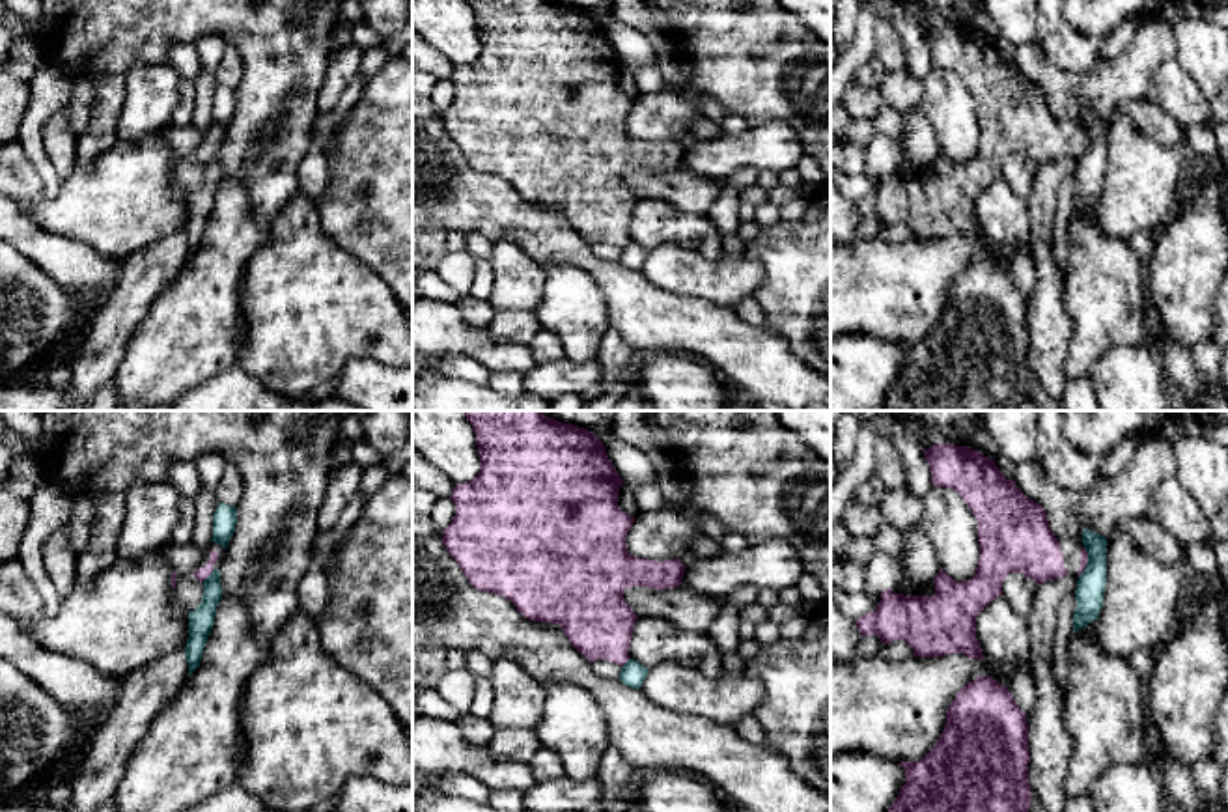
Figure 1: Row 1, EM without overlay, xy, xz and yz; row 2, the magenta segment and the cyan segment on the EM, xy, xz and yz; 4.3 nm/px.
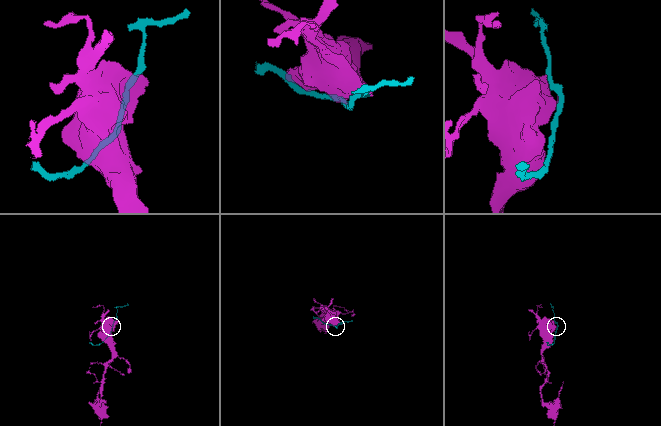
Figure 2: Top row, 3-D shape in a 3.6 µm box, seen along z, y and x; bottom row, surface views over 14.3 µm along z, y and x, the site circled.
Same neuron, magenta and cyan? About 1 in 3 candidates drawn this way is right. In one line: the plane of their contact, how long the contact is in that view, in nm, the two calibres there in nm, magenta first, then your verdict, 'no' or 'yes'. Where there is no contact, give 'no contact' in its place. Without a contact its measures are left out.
meets magenta in xy; contact 80 nm long; 60 nm thick on the magenta side, 110 nm on the other; no

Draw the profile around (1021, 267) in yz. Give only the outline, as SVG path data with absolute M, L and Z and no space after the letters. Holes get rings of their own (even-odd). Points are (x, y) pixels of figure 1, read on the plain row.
M1028 245L1019 246L1010 258L1008 273L1012 274L1019 291L1028 299L1036 289L1036 265Z

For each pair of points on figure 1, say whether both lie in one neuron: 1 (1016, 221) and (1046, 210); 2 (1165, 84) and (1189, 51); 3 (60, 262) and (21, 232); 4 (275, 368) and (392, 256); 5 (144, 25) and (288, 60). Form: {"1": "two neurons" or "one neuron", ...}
{"1": "two neurons", "2": "two neurons", "3": "one neuron", "4": "two neurons", "5": "one neuron"}

